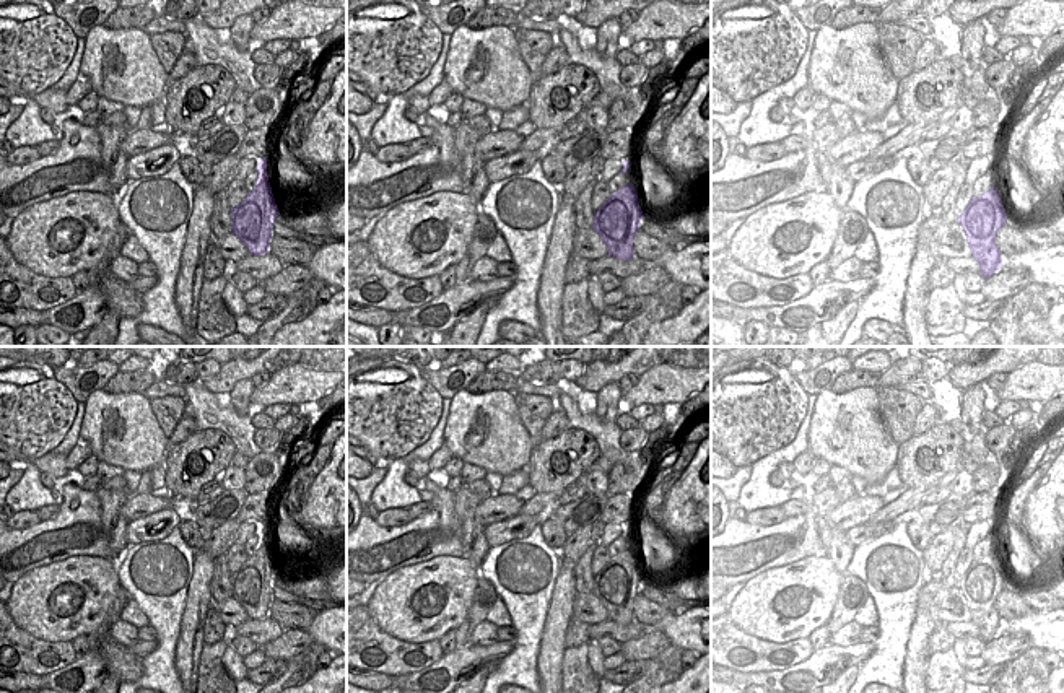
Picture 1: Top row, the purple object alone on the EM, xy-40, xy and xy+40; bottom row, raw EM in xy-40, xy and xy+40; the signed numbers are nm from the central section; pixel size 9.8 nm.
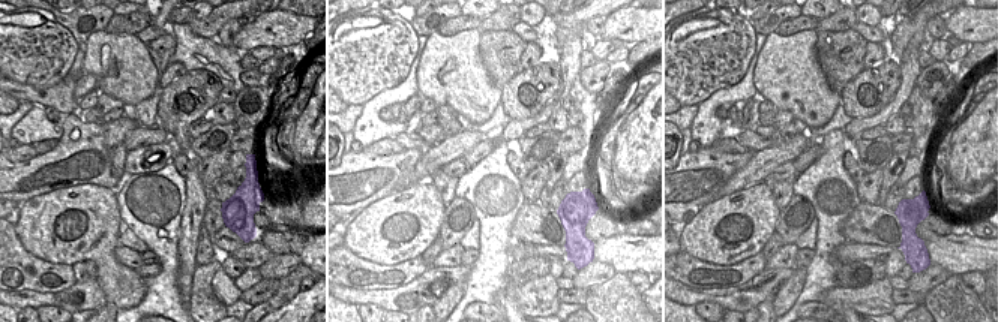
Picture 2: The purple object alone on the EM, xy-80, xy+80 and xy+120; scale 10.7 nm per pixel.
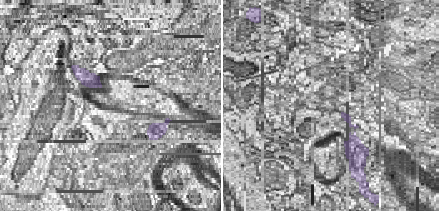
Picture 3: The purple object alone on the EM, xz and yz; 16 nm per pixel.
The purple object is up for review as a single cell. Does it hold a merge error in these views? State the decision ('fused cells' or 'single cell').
fused cells

